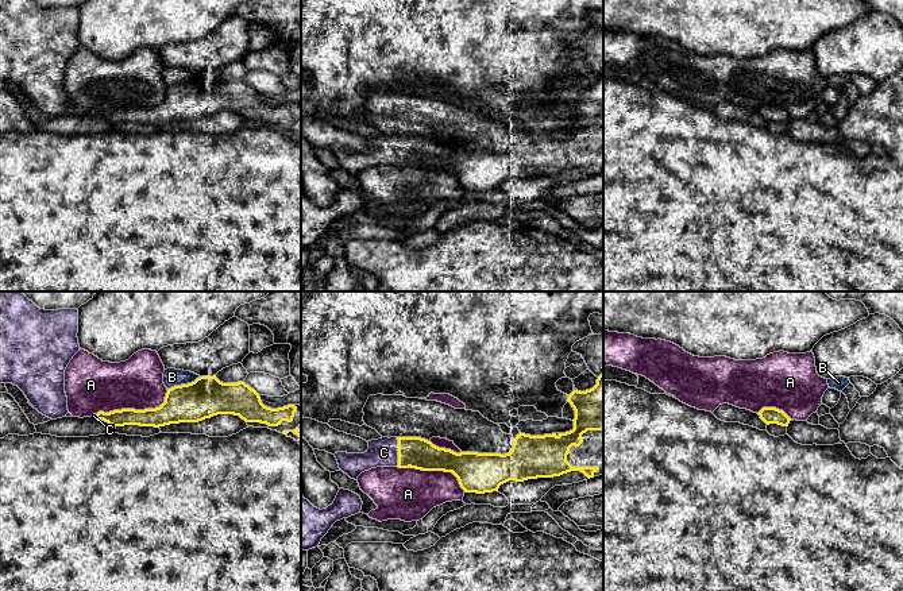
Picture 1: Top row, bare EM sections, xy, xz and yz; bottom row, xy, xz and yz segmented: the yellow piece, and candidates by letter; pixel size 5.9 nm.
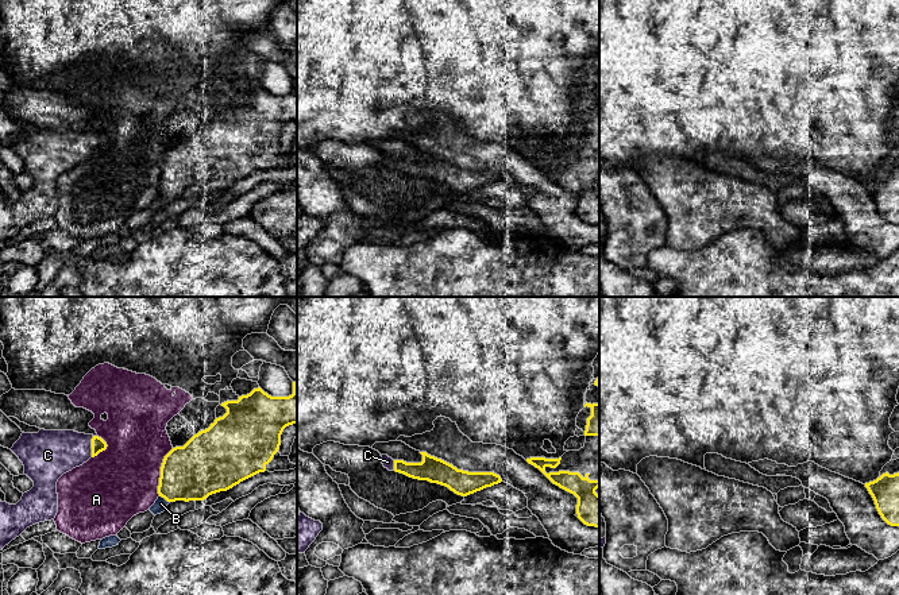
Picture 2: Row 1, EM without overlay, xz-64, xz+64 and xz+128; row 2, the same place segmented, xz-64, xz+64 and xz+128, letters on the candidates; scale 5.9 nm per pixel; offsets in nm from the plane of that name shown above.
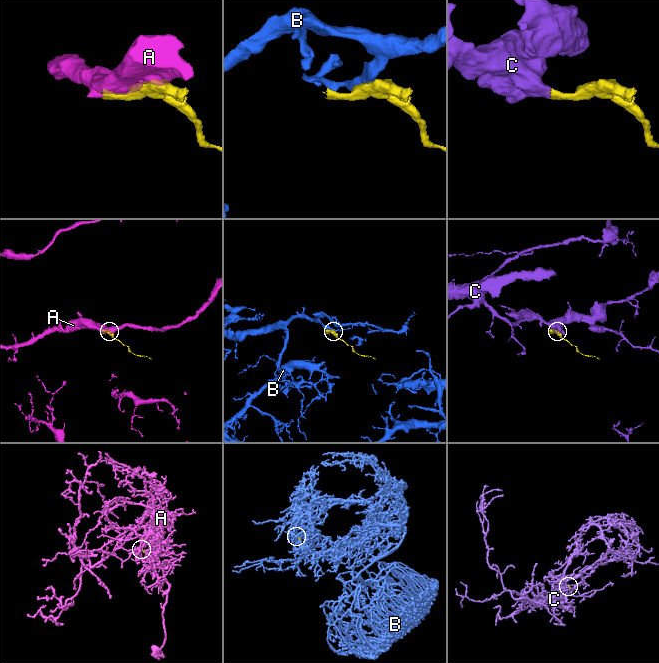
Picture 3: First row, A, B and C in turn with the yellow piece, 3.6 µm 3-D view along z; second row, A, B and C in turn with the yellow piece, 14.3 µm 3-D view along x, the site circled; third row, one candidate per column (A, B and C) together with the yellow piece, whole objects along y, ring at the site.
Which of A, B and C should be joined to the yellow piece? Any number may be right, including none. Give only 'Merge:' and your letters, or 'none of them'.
Merge: C

